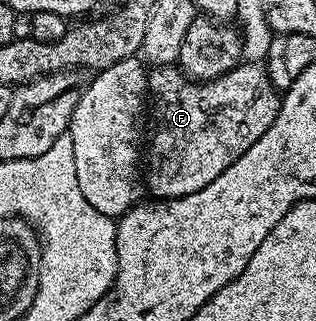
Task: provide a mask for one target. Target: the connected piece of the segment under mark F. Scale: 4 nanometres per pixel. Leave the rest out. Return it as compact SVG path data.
M239 63L234 69L228 71L212 81L196 83L178 67L161 65L152 68L147 73L147 91L149 105L155 108L155 130L150 130L151 146L145 149L145 189L152 198L170 199L193 195L193 191L201 191L201 187L209 187L217 175L221 175L269 127L273 127L273 119L279 114L280 94L271 86L271 80L266 68L259 63Z

